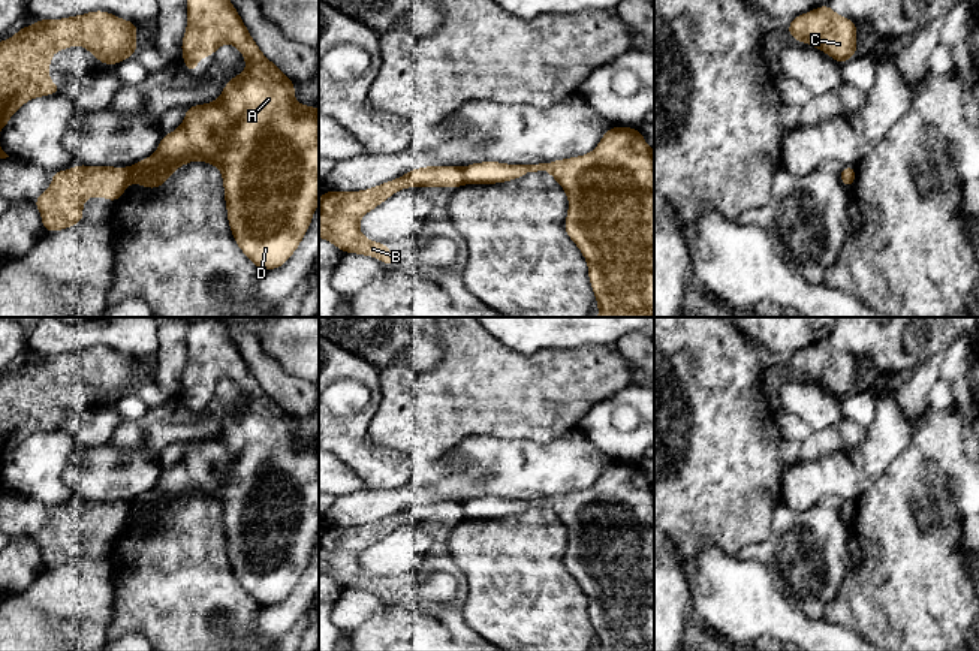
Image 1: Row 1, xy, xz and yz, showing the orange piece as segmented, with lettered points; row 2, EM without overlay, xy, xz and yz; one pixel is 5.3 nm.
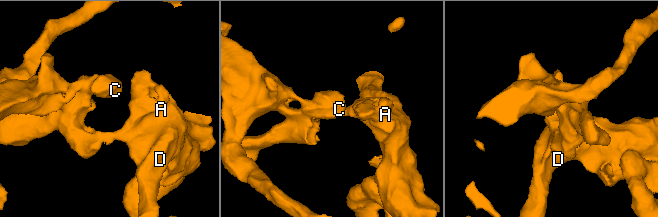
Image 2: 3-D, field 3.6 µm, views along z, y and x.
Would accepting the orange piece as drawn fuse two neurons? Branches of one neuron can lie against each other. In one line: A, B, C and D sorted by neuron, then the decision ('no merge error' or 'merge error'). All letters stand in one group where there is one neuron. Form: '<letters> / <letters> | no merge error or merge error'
A D / B C | merge error

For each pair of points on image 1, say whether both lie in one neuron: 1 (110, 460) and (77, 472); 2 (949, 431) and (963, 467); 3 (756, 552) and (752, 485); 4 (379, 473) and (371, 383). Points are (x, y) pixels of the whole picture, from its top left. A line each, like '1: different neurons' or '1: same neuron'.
1: same neuron
2: same neuron
3: different neurons
4: same neuron

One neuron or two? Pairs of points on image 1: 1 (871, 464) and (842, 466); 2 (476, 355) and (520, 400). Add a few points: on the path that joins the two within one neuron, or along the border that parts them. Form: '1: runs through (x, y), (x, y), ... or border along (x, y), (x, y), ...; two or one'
1: runs through (864, 466), (849, 467); one
2: runs through (485, 365), (509, 389); one

